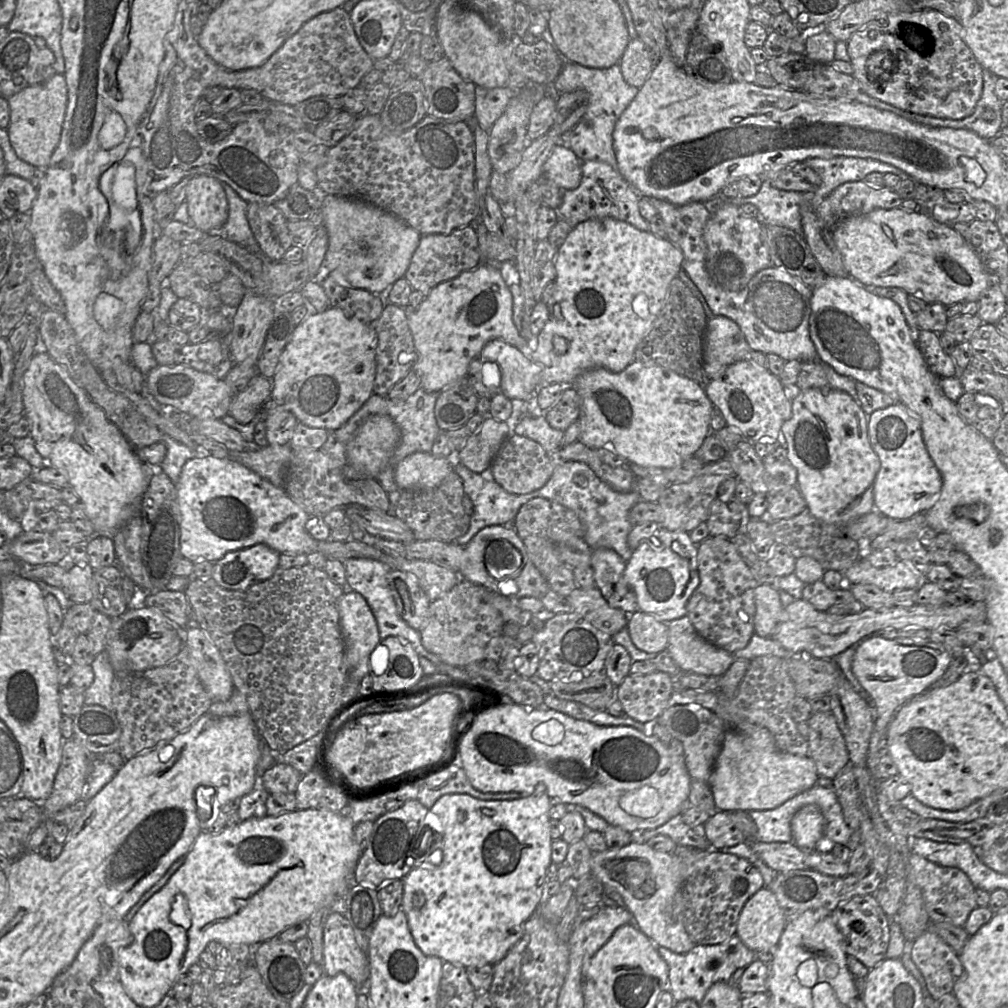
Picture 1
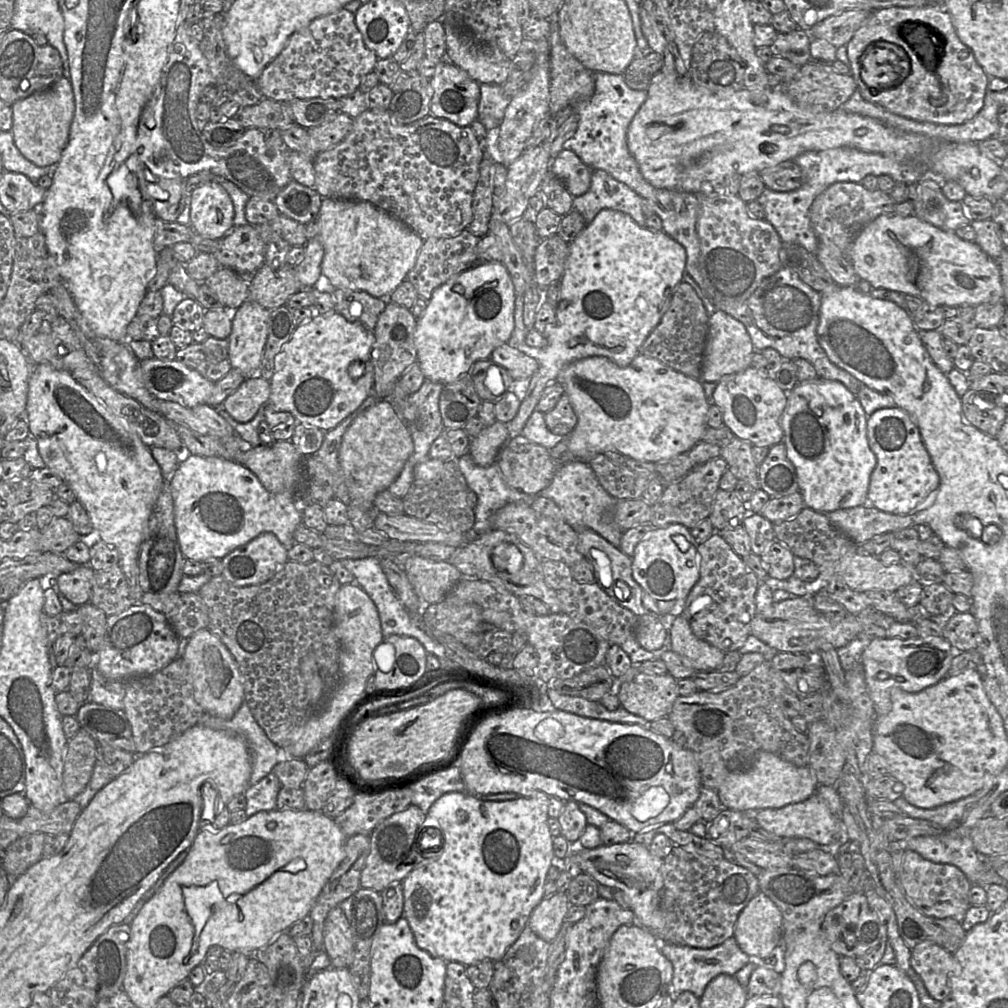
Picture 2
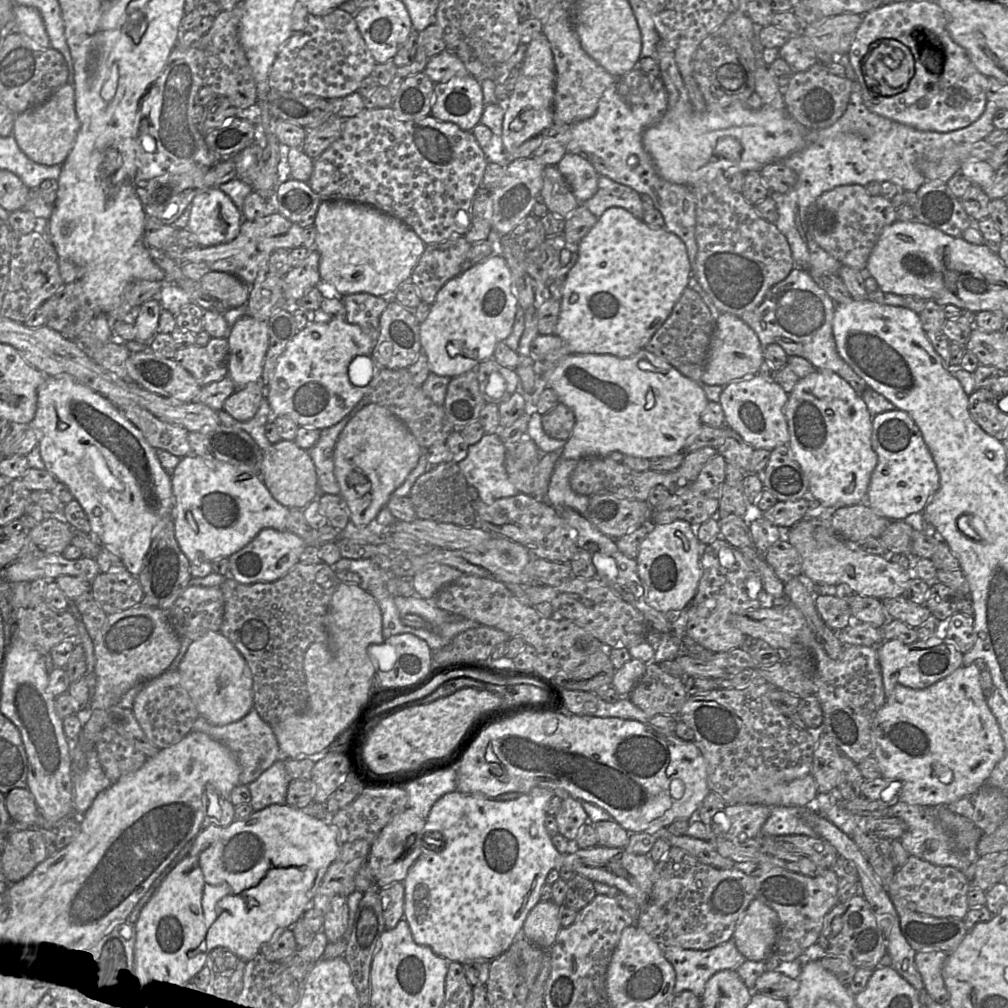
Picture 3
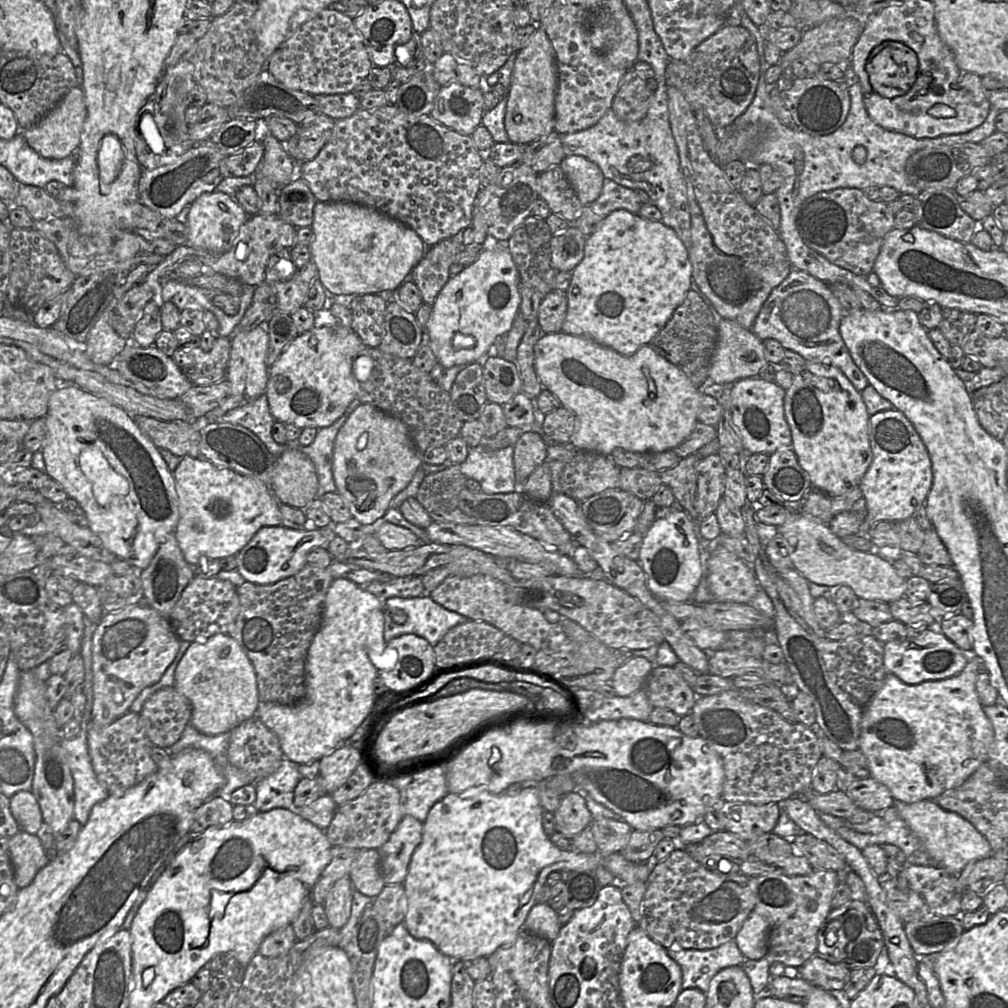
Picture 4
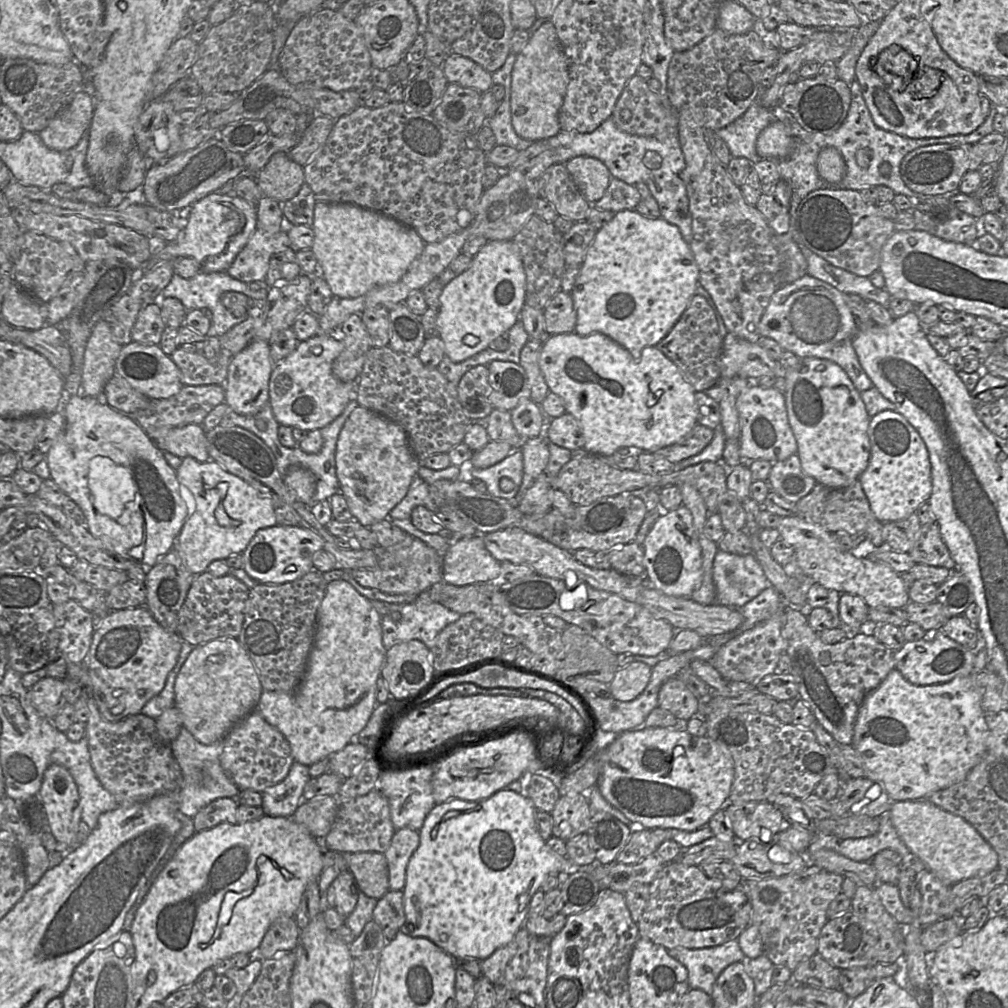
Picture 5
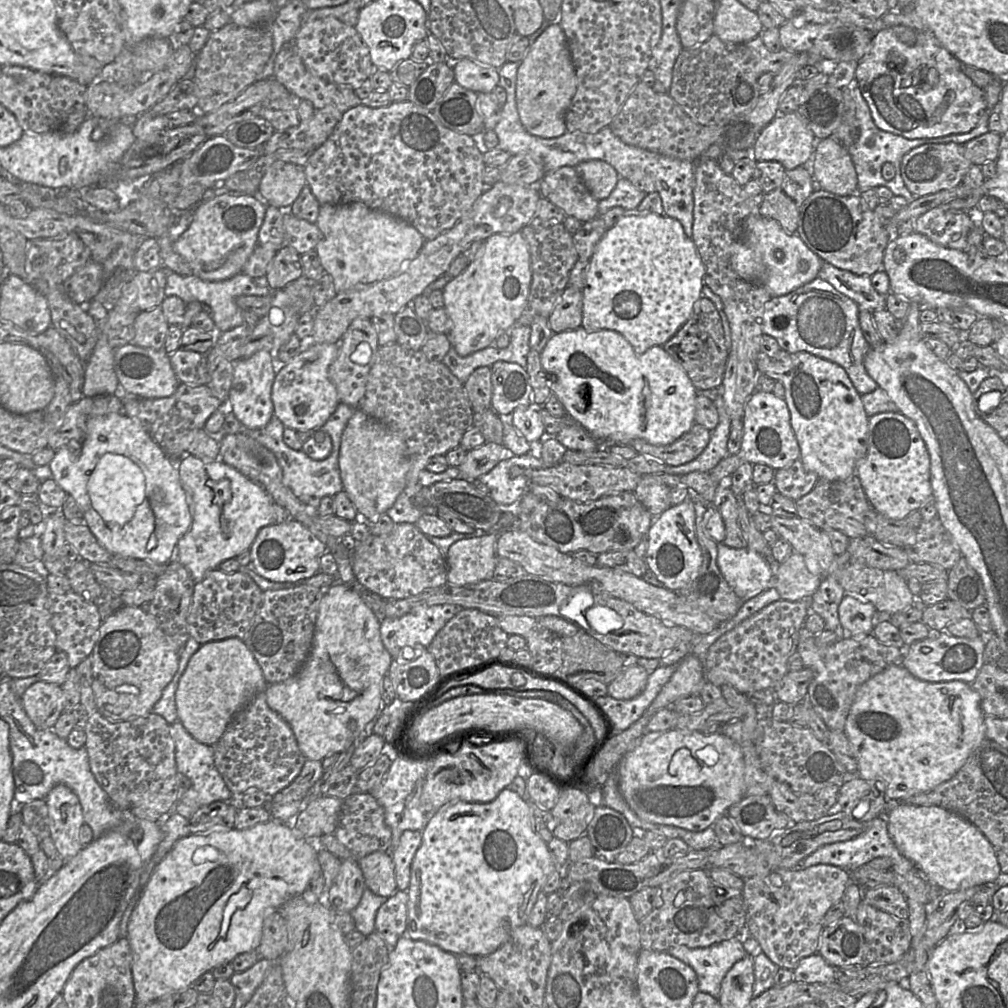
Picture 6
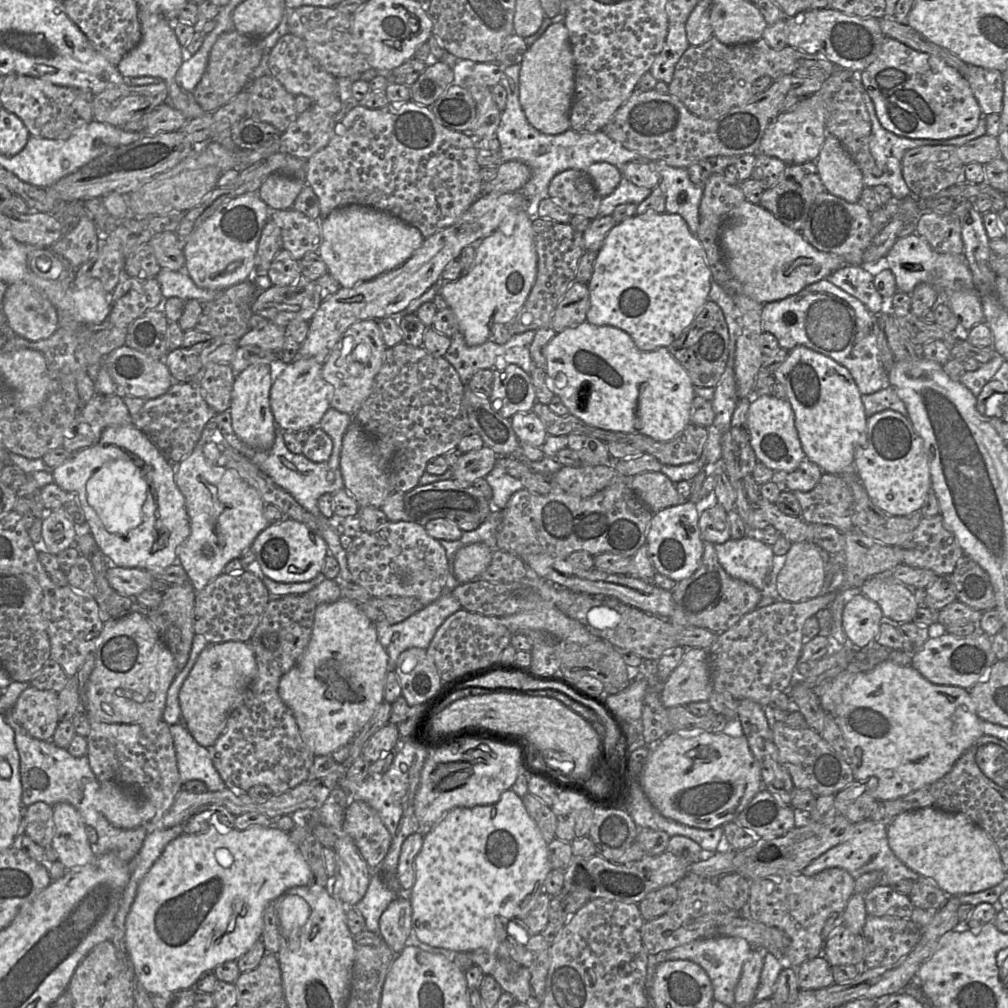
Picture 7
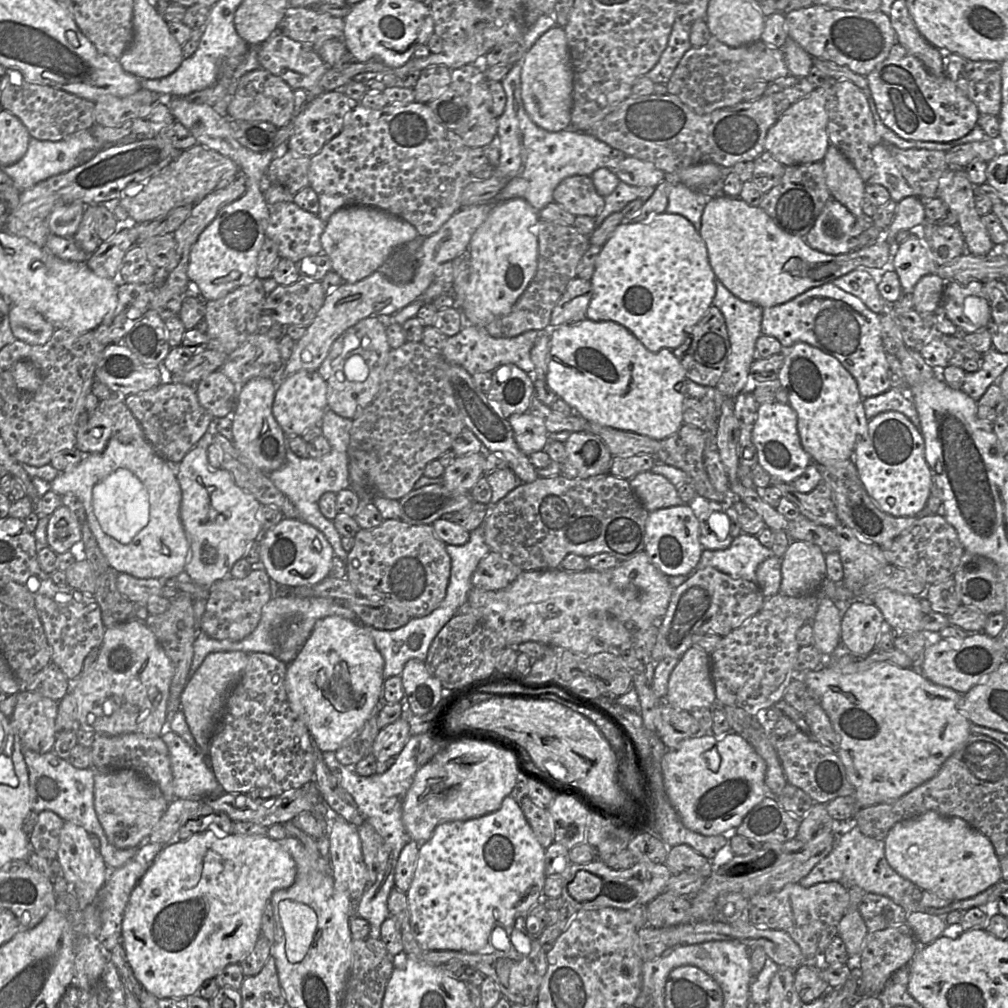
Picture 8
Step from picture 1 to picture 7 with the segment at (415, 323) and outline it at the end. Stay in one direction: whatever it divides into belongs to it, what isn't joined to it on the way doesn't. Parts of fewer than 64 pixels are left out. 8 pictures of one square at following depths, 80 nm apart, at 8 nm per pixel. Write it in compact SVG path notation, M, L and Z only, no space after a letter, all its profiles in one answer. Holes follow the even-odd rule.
M525 211L510 212L491 235L483 238L478 243L471 244L470 246L475 246L475 258L471 269L462 273L456 281L443 282L438 294L444 298L448 304L448 308L450 308L456 315L459 324L459 332L463 334L466 344L468 346L478 346L490 339L492 328L496 324L507 324L518 314L536 281L538 257L535 248L532 219Z

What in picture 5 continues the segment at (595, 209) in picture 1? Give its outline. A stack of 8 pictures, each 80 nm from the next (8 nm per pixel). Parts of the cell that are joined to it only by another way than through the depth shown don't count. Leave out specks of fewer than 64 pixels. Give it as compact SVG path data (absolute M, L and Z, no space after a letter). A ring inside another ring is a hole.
M613 177L603 197L591 204L598 210L618 212L635 210L641 199L641 195L634 186Z

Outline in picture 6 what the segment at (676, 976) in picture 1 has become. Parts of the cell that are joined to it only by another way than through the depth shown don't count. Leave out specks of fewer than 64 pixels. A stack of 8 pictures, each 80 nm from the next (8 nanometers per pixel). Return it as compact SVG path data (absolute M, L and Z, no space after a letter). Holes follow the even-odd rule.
M736 937L704 948L675 946L668 953L690 966L696 973L699 990L717 1000L727 972L748 955L743 942Z

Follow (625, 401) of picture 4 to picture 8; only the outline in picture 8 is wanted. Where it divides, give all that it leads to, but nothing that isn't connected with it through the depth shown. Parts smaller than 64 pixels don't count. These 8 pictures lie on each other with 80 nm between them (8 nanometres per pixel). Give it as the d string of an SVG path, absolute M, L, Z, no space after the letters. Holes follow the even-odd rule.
M585 318L552 328L547 384L588 422L632 431L658 441L670 437L684 424L687 376L672 350L651 352L627 328L613 321Z

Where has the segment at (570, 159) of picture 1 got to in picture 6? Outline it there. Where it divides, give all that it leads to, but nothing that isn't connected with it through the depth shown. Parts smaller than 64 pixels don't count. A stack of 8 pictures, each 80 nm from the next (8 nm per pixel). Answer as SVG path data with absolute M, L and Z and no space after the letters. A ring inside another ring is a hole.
M603 160L583 161L574 168L592 195L599 201L612 193L620 178L615 168Z

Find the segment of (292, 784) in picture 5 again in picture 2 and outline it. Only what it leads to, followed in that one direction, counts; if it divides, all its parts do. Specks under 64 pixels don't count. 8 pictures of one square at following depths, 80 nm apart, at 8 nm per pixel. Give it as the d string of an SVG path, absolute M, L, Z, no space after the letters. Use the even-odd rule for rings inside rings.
M272 772L255 785L250 785L243 793L246 797L245 812L251 817L258 812L277 809L277 796L282 786Z

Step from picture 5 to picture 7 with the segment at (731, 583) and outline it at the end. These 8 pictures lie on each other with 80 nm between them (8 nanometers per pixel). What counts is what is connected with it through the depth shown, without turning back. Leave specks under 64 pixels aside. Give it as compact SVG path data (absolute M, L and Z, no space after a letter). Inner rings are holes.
M744 536L715 544L721 567L732 578L743 580L760 591L768 591L768 576L773 568L772 546L757 537Z

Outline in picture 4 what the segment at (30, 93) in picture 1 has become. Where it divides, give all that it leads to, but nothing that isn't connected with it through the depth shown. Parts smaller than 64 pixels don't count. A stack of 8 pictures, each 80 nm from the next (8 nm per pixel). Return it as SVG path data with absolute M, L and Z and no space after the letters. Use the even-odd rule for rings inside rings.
M81 86L72 88L37 125L20 129L28 145L47 159L63 159L74 154L80 144L83 125L87 114L84 91Z

